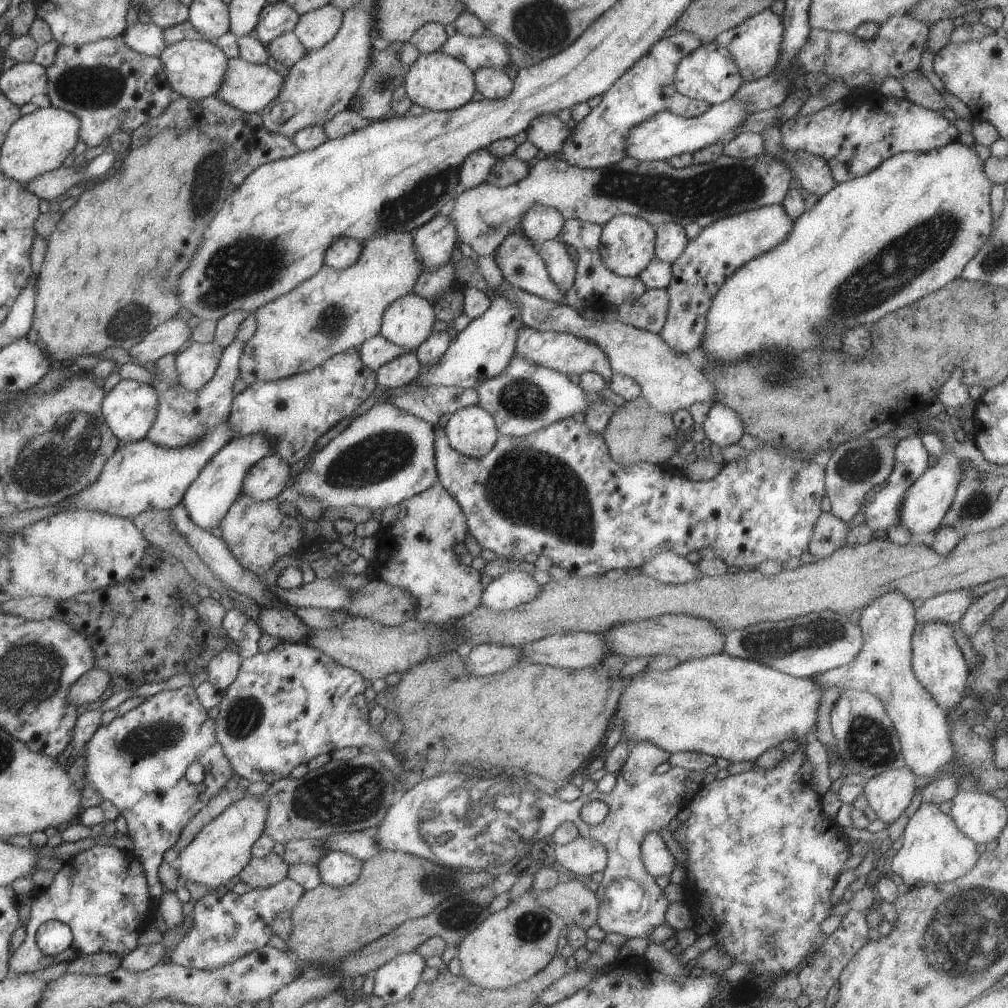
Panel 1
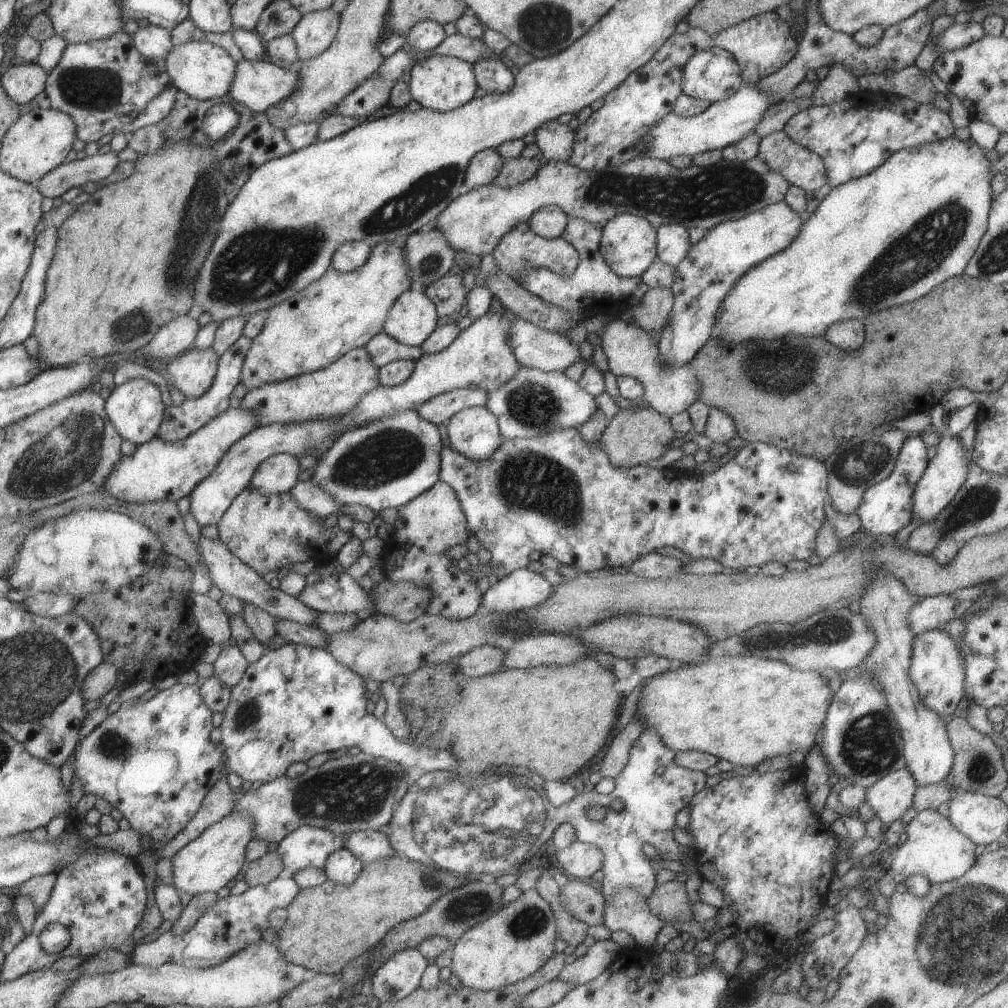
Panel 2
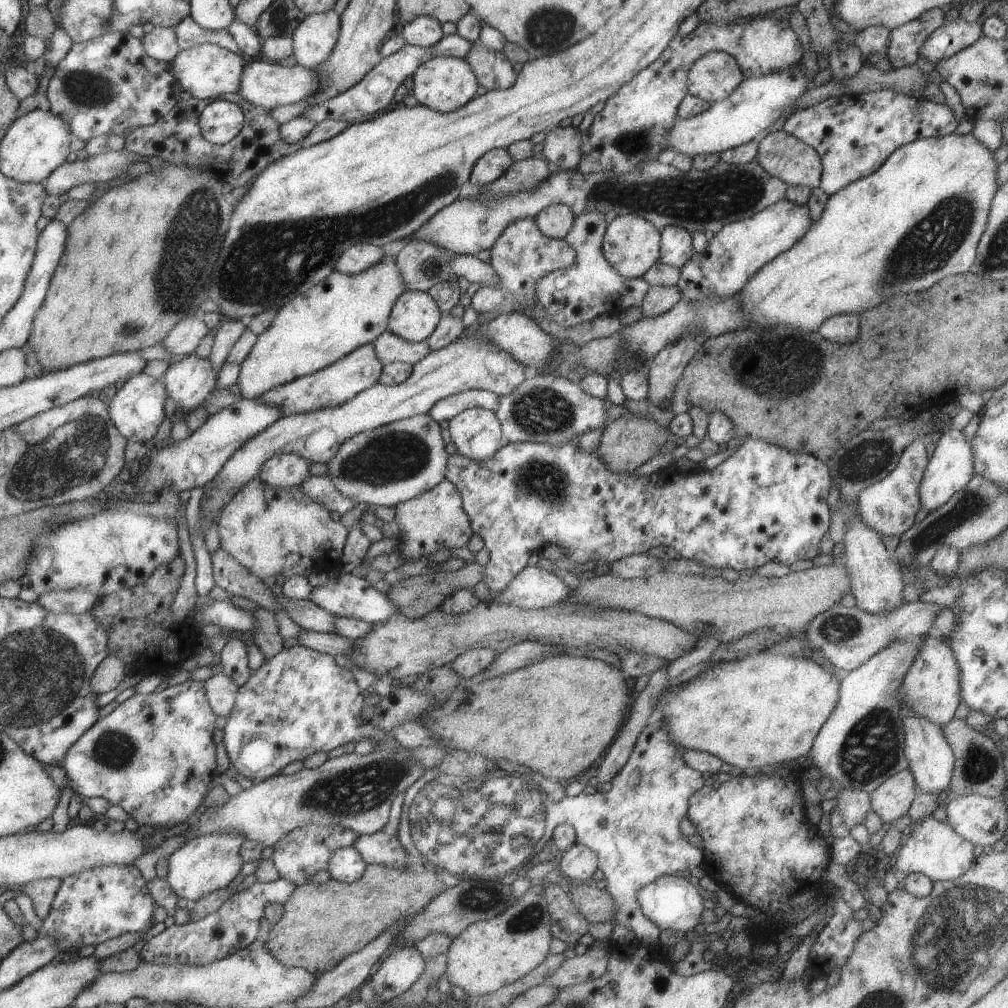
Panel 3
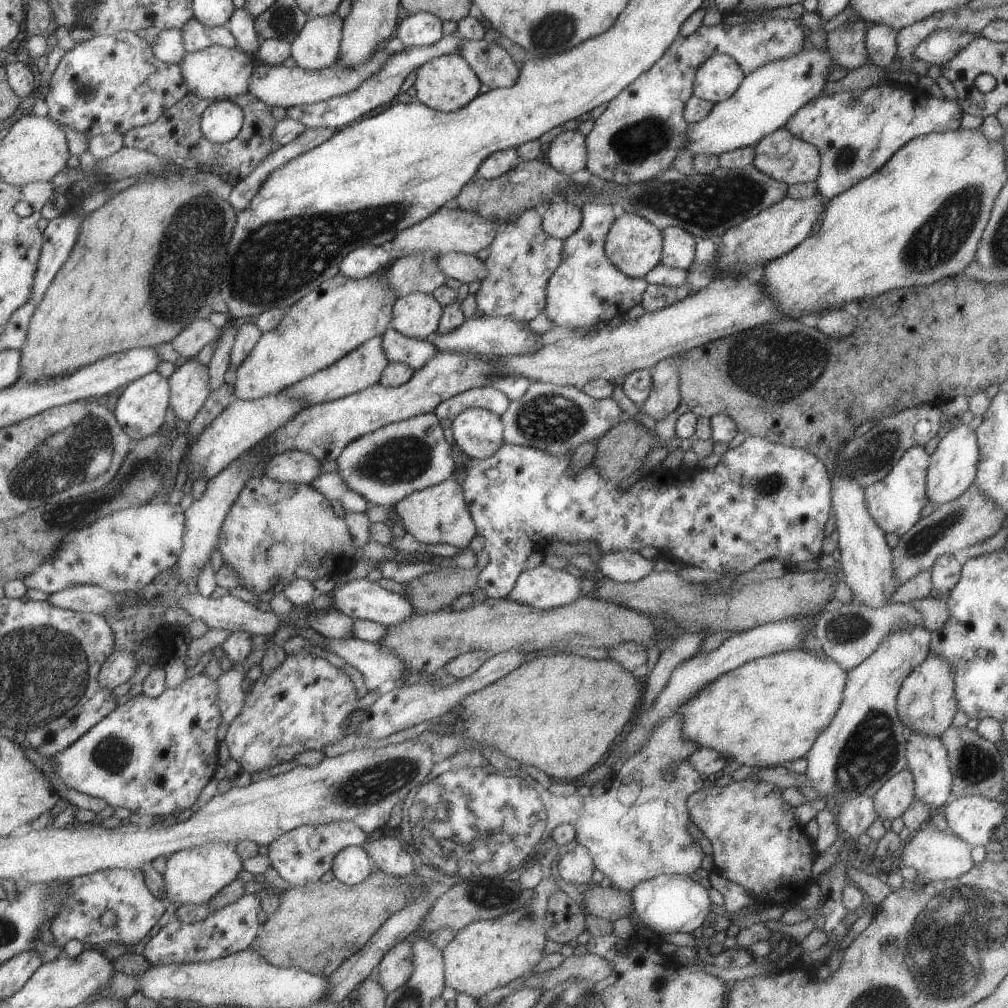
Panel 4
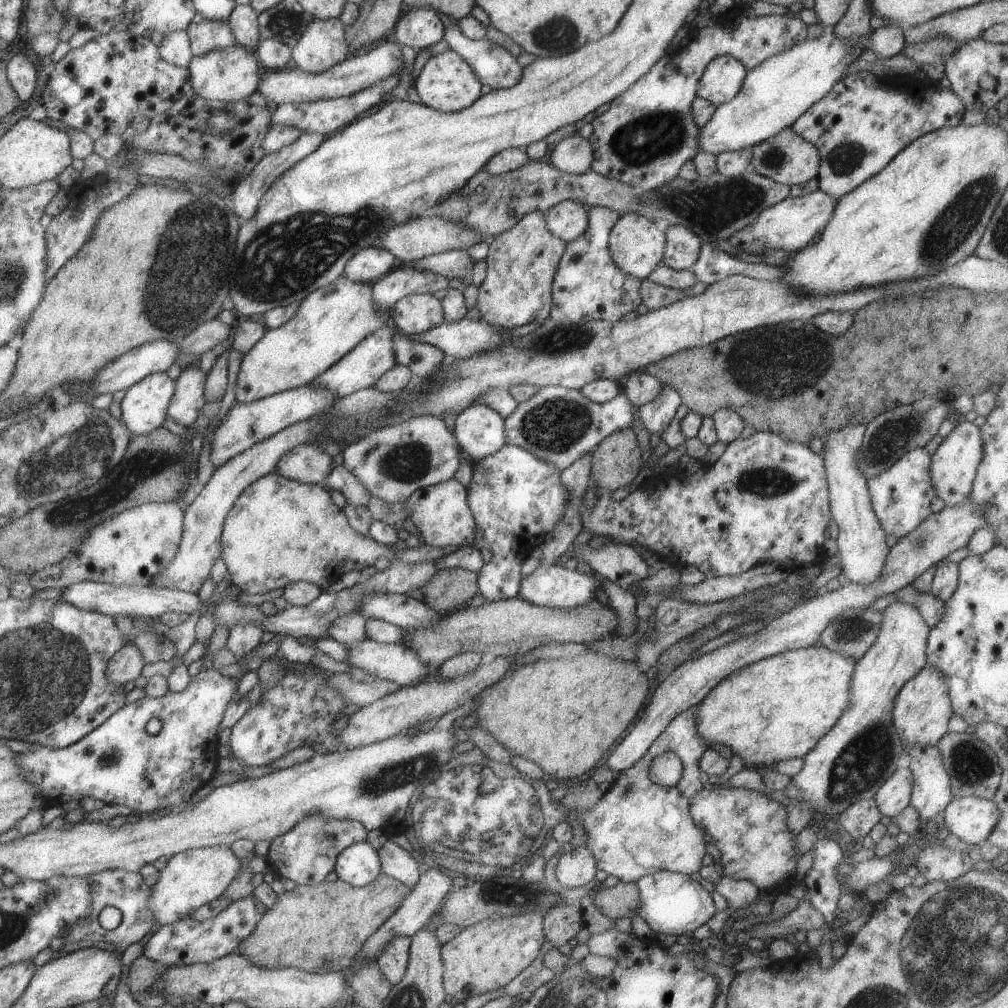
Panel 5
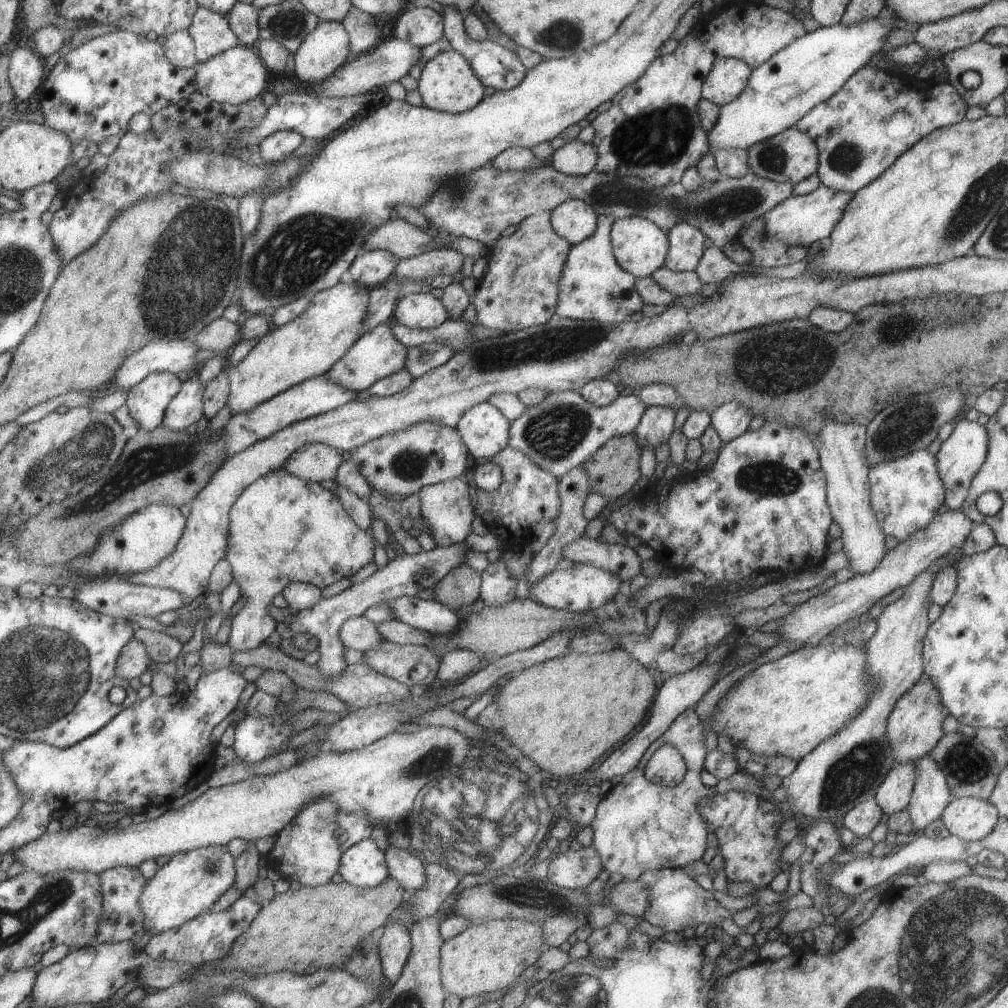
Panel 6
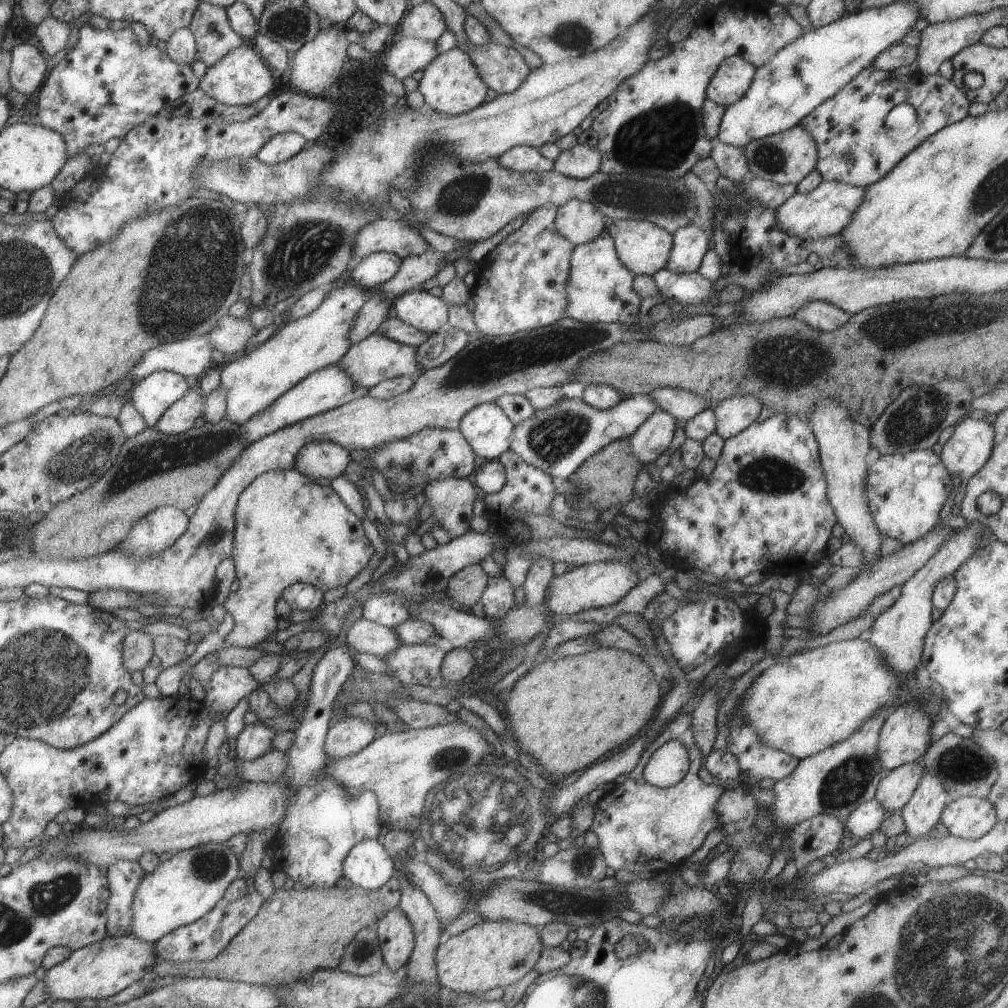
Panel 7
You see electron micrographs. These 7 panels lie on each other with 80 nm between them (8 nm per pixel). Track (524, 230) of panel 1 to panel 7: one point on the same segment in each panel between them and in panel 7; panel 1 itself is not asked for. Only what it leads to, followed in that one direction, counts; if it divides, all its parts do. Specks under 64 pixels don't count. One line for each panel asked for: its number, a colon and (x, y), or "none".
2: (548, 222)
3: (553, 221)
4: (560, 219)
5: (567, 219)
6: (573, 220)
7: (577, 221)

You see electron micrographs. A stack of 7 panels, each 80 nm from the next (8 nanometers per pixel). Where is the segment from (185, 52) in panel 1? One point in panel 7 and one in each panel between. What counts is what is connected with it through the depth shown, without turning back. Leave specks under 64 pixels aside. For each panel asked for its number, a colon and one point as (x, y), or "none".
2: (201, 70)
3: (207, 71)
4: (214, 73)
5: (226, 74)
6: (237, 74)
7: (240, 77)

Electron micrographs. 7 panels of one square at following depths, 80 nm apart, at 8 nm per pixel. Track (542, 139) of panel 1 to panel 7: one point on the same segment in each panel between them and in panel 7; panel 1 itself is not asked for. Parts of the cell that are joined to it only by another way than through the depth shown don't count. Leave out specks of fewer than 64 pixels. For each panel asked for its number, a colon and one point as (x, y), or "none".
2: (554, 139)
3: (560, 148)
4: (566, 153)
5: (573, 154)
6: (576, 158)
7: (580, 161)

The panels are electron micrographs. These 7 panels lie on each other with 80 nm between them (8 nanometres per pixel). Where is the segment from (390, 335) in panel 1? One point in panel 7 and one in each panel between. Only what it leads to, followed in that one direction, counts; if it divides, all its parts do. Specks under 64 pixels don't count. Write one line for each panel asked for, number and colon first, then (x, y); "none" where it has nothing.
2: (412, 316)
3: (414, 314)
4: (415, 315)
5: (413, 314)
6: (418, 310)
7: (423, 311)

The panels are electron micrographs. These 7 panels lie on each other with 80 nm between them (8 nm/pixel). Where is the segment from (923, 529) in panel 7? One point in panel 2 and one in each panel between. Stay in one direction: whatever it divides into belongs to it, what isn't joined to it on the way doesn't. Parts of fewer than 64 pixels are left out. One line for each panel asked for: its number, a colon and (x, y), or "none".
2: (885, 507)
3: (888, 506)
4: (894, 502)
5: (899, 496)
6: (905, 493)

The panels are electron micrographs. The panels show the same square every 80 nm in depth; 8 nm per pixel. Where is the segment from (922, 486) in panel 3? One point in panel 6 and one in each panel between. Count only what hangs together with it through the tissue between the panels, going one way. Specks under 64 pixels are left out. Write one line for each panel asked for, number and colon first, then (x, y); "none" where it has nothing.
4: (952, 465)
5: (953, 464)
6: (959, 457)

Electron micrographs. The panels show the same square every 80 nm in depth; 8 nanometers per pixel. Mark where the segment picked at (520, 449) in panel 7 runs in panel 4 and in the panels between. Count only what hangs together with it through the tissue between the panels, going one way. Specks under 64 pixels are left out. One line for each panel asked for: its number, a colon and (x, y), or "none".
4: (555, 418)
5: (556, 424)
6: (563, 430)

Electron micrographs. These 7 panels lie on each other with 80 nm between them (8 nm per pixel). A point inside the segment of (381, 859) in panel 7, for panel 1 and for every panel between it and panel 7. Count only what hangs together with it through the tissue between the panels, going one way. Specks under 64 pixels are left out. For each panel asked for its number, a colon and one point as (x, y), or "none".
1: (337, 869)
2: (342, 867)
3: (345, 865)
4: (351, 864)
5: (358, 864)
6: (362, 864)

